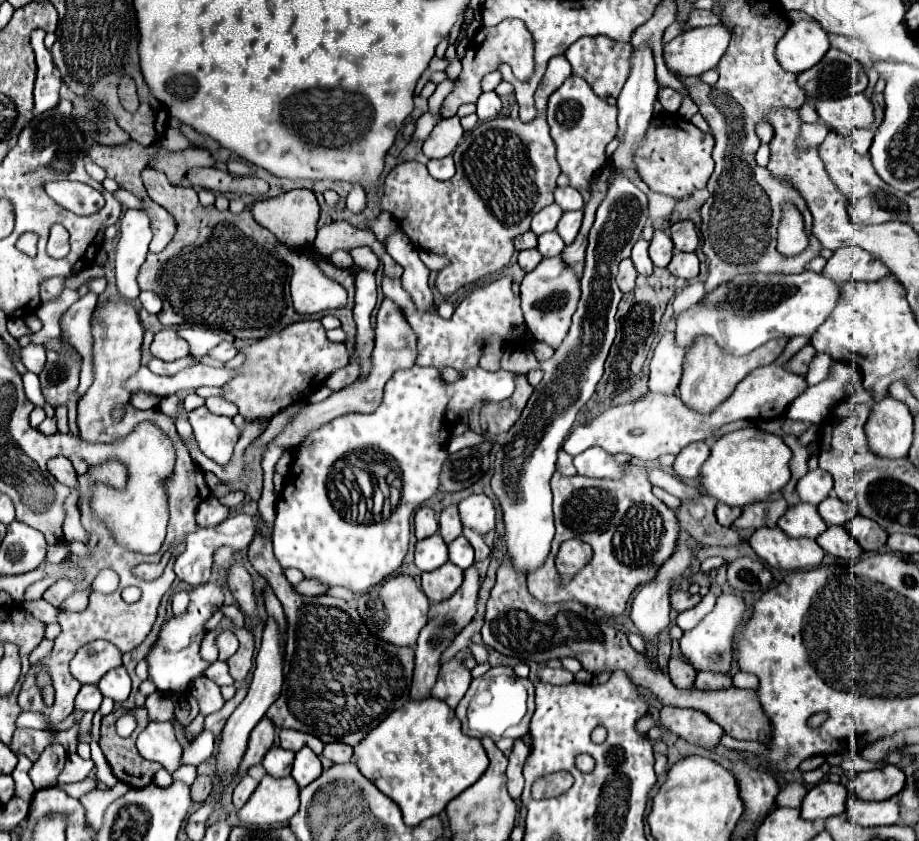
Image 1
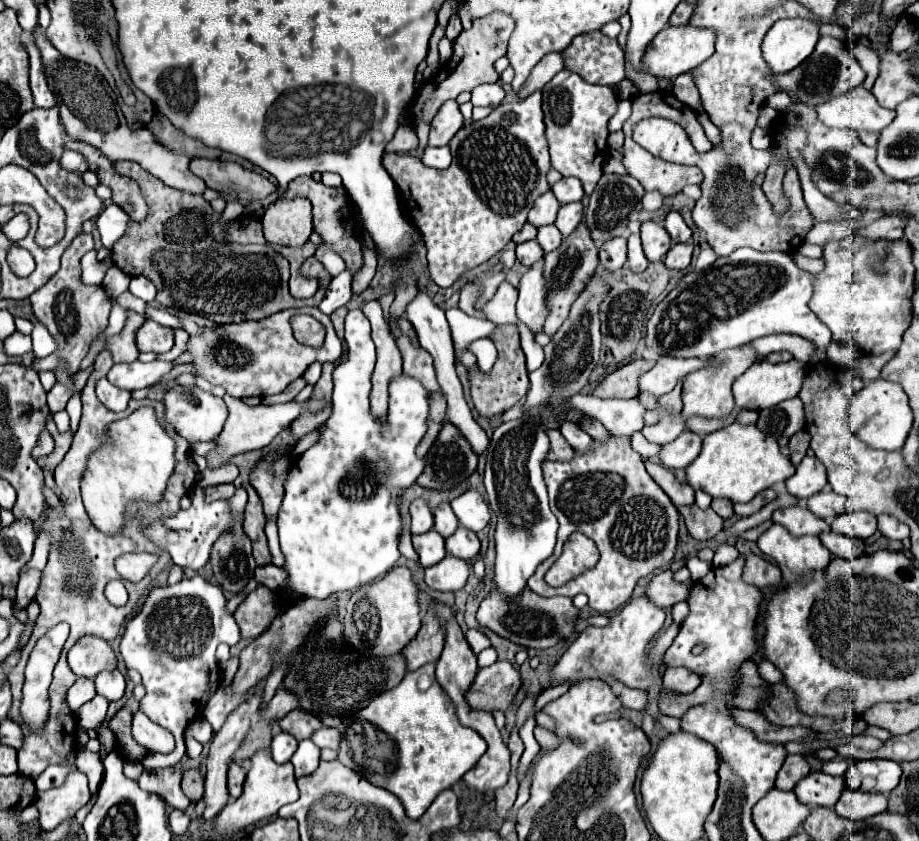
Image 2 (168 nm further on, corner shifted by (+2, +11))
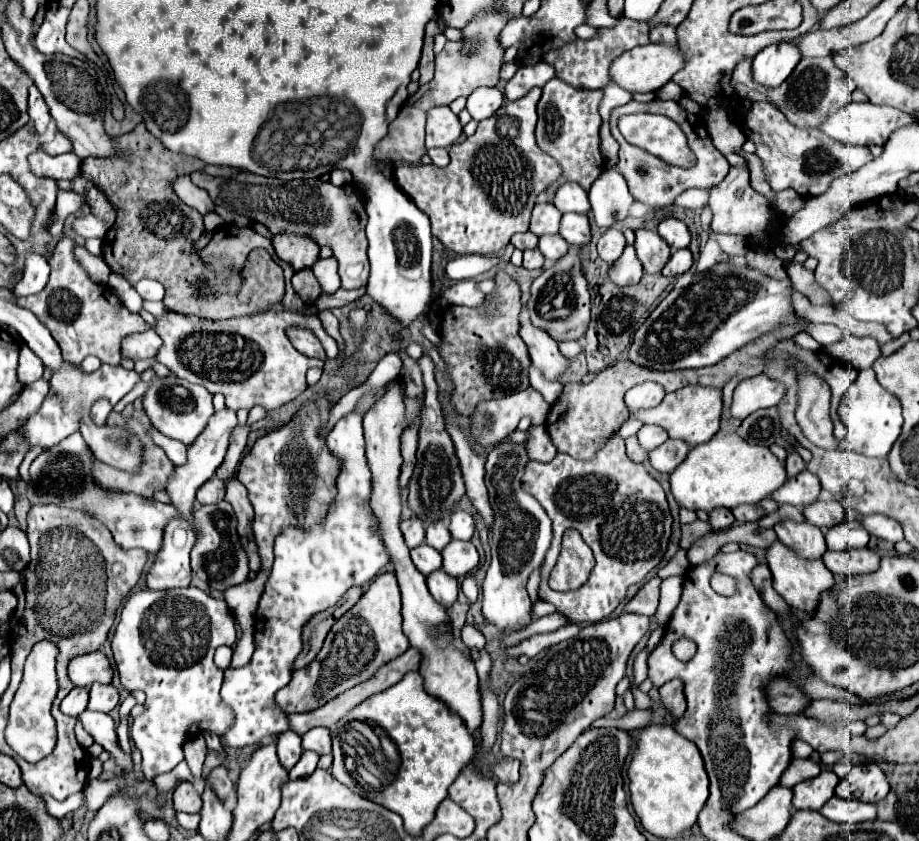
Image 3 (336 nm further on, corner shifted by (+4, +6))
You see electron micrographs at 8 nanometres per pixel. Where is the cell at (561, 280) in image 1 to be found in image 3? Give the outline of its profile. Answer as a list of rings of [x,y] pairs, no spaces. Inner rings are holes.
[[[526,299],[522,301],[522,313],[520,313],[520,337],[528,347],[532,363],[544,373],[548,381],[556,381],[568,367],[568,359],[558,351],[556,341],[542,329],[534,327],[528,317]]]

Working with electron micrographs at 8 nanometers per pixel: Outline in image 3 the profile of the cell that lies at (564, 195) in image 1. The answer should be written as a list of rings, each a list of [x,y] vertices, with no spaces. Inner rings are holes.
[[[564,183],[556,195],[554,195],[554,205],[560,213],[588,213],[590,203],[588,203],[588,193],[576,185],[576,183]]]

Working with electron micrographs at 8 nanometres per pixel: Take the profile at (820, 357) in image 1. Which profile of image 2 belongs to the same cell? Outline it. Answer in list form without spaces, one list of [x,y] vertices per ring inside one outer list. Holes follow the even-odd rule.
[[[738,248],[736,252],[732,252],[730,256],[722,256],[718,258],[708,270],[704,270],[692,284],[686,284],[686,278],[680,278],[676,288],[654,308],[654,314],[650,316],[650,320],[646,322],[646,346],[652,348],[658,356],[674,356],[674,358],[710,358],[710,356],[716,356],[718,352],[724,352],[724,350],[730,350],[730,348],[738,348],[738,346],[744,346],[760,336],[768,336],[768,334],[778,334],[778,332],[788,332],[788,334],[798,334],[802,338],[808,338],[814,342],[816,346],[816,354],[812,356],[810,364],[820,364],[820,362],[826,362],[826,346],[830,344],[832,336],[830,336],[830,330],[826,328],[826,324],[822,324],[818,320],[818,316],[808,308],[808,300],[812,298],[812,274],[808,272],[802,272],[794,260],[790,258],[790,254],[786,252],[756,252],[752,248]]]

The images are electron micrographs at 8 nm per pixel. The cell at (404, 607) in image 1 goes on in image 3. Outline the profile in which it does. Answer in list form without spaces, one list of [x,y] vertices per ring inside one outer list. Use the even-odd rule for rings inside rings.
[[[386,571],[386,573],[380,573],[372,583],[370,587],[364,591],[364,595],[360,597],[360,601],[348,611],[344,613],[336,623],[334,627],[330,629],[326,641],[324,641],[324,647],[322,651],[318,653],[316,657],[316,663],[308,665],[308,669],[300,669],[300,671],[294,671],[292,675],[292,681],[280,689],[276,693],[276,703],[278,707],[284,711],[284,713],[306,713],[306,711],[314,711],[322,705],[326,705],[332,697],[338,697],[340,693],[344,693],[346,689],[362,683],[362,681],[368,681],[370,677],[376,675],[376,671],[386,665],[388,661],[392,661],[394,657],[400,657],[408,647],[408,637],[404,635],[402,631],[402,599],[400,599],[400,587],[398,587],[398,579],[392,571]]]

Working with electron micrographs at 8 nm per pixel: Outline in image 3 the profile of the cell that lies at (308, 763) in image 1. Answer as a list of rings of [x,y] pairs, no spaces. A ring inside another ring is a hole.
[[[304,751],[302,757],[300,757],[300,761],[298,761],[298,763],[294,765],[294,769],[290,771],[290,779],[294,781],[294,779],[300,779],[300,777],[312,775],[314,769],[316,769],[316,765],[318,765],[318,759],[320,759],[318,753],[314,753],[314,751]]]

